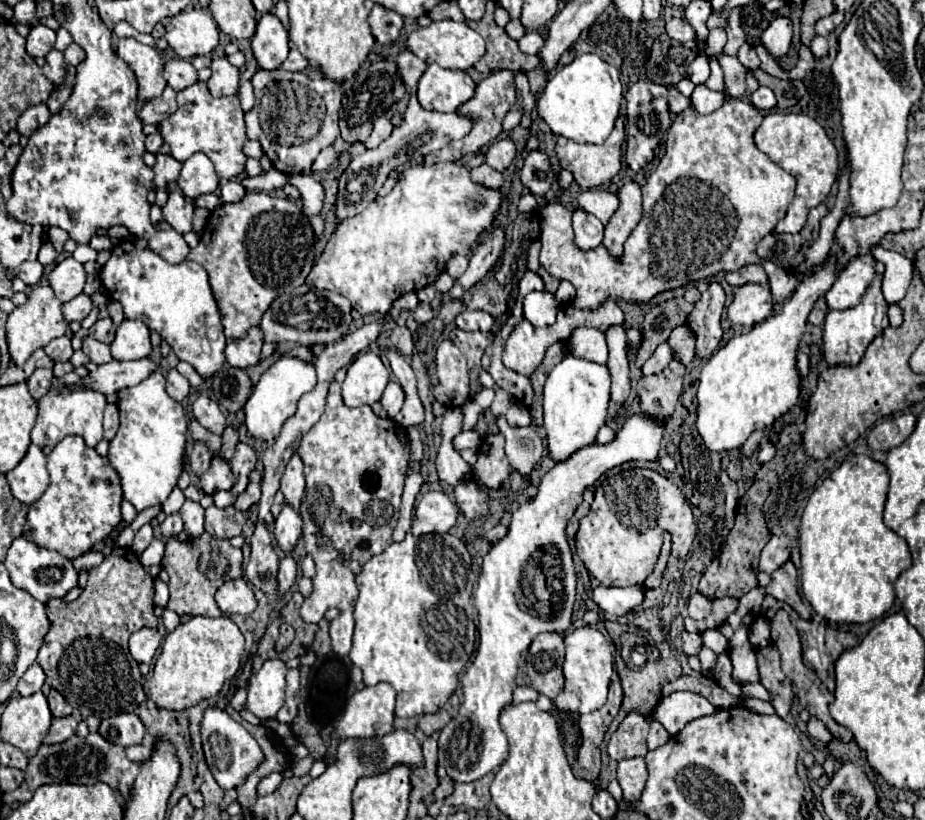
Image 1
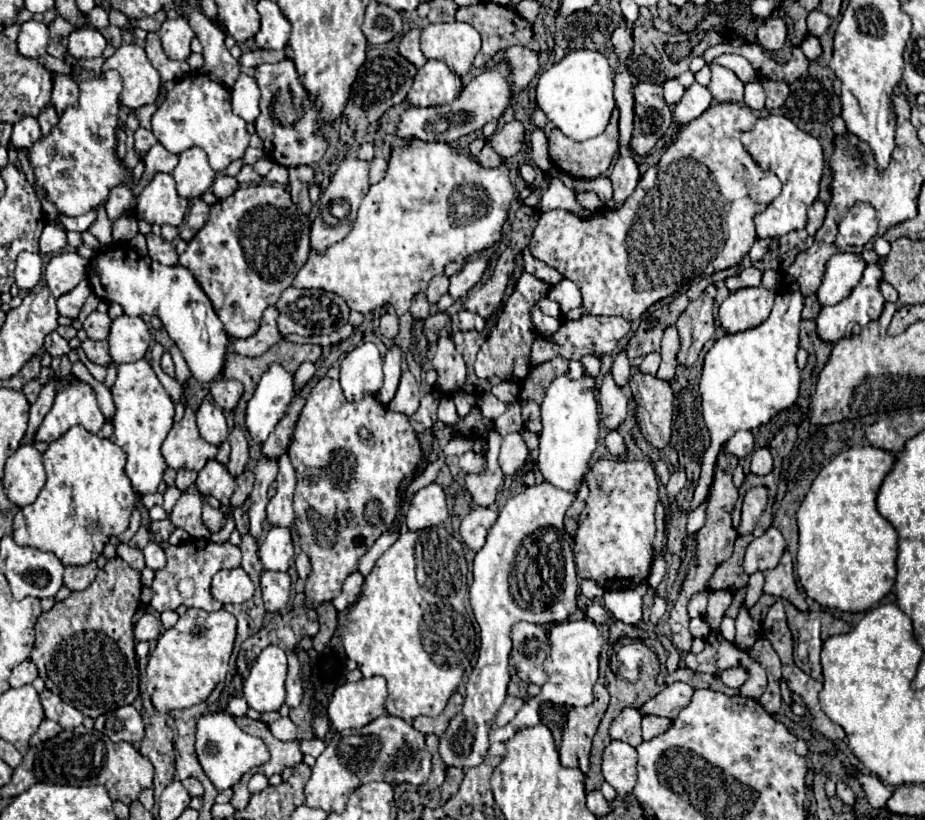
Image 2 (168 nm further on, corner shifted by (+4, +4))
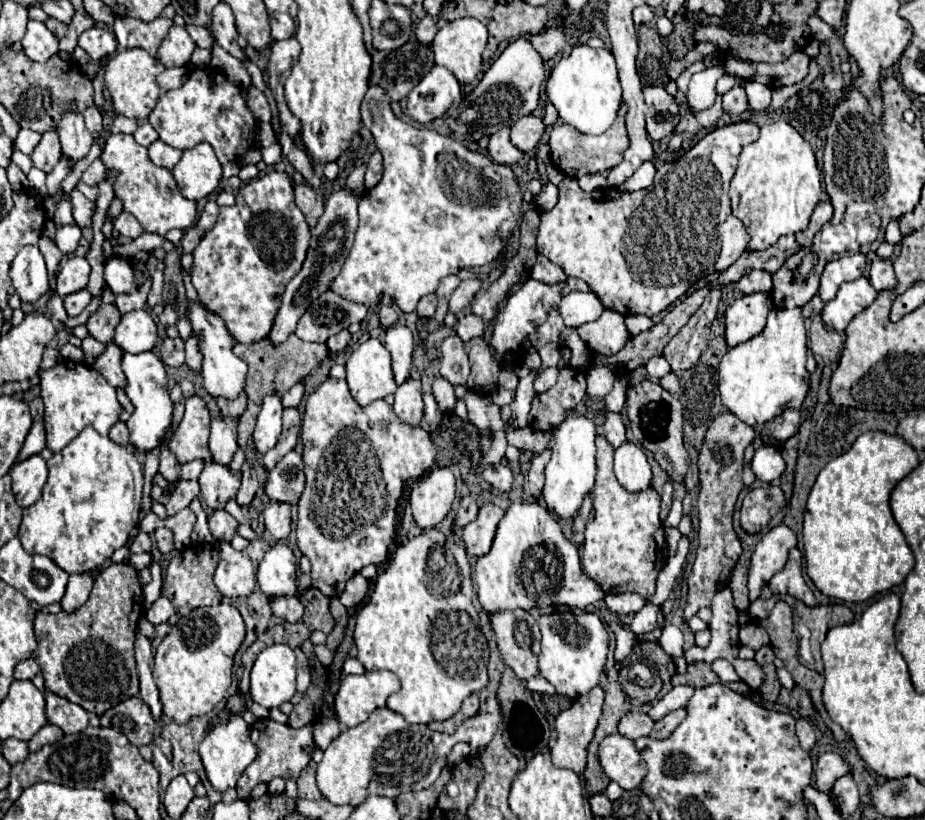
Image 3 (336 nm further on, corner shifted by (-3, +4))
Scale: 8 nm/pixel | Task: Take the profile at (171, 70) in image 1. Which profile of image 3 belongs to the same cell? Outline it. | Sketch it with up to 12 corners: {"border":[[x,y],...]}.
{"border":[[115,18],[113,32],[123,48],[155,56],[173,20]]}

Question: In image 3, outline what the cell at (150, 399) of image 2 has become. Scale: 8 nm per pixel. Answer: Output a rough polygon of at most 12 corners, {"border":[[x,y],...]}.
{"border":[[123,352],[135,412],[129,444],[147,452],[171,424],[163,362]]}

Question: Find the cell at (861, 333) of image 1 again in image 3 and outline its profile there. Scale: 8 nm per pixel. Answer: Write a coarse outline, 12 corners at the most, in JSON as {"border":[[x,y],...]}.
{"border":[[865,276],[841,284],[821,312],[843,332],[875,300]]}

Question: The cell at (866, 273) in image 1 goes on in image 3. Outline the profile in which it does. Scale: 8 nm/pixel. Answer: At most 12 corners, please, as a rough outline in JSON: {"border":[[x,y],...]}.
{"border":[[865,254],[827,262],[819,296],[835,298],[839,284],[865,274]]}

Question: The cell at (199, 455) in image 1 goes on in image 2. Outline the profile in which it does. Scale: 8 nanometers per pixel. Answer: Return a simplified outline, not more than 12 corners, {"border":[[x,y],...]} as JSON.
{"border":[[178,470],[176,488],[184,492],[194,484],[196,470]]}

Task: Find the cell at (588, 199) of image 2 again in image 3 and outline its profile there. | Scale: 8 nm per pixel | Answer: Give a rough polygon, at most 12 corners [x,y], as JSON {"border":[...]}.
{"border":[[587,174],[579,178],[579,186],[587,192],[607,188],[601,174]]}

